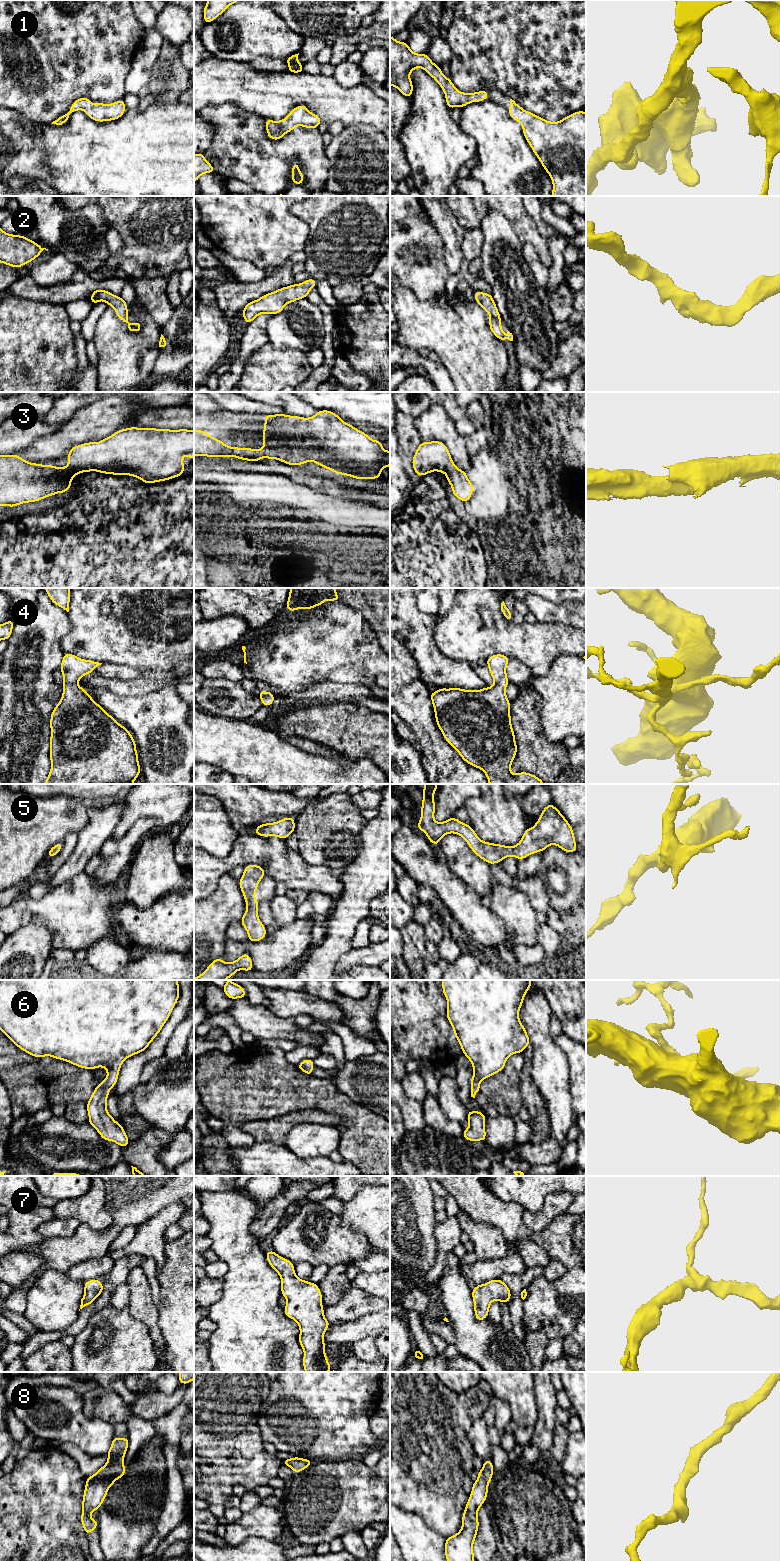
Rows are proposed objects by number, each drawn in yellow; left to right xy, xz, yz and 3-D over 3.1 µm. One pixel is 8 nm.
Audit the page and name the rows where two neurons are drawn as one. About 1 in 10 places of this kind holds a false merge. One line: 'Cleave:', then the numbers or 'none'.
Cleave: none

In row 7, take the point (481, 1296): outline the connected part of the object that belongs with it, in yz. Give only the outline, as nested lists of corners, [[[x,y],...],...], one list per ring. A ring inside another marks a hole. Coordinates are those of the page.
[[[493,1279],[485,1284],[476,1285],[472,1289],[474,1312],[476,1319],[481,1322],[489,1315],[489,1308],[493,1300],[509,1303],[511,1291],[500,1279]]]

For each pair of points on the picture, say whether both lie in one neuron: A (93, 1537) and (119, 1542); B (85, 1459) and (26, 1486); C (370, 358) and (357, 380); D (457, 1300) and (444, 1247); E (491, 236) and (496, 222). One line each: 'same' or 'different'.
A: different
B: different
C: different
D: different
E: same

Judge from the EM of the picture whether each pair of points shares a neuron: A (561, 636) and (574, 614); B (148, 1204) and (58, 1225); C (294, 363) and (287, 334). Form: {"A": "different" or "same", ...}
{"A": "different", "B": "different", "C": "different"}

